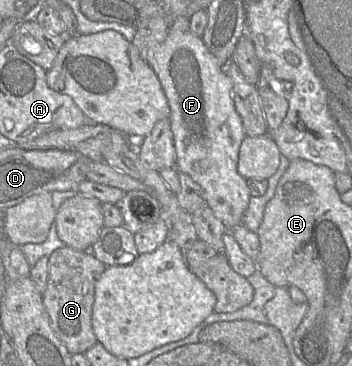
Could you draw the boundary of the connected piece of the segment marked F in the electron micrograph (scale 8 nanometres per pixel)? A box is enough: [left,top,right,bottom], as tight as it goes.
[146,32,251,231]

